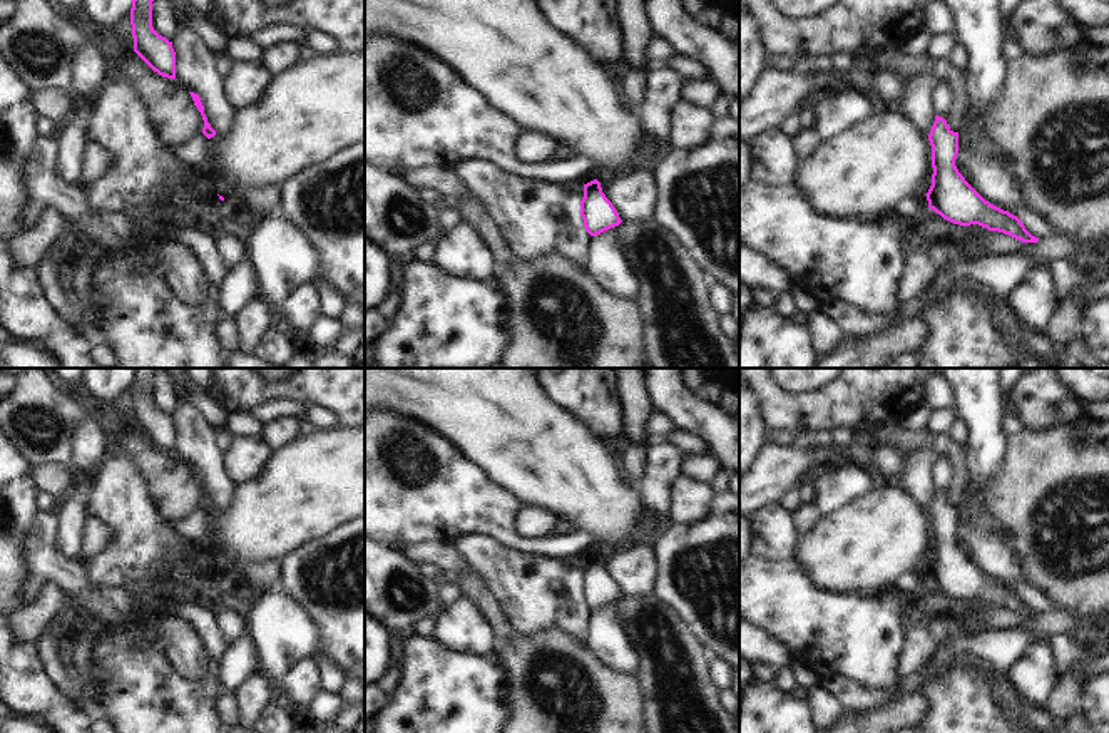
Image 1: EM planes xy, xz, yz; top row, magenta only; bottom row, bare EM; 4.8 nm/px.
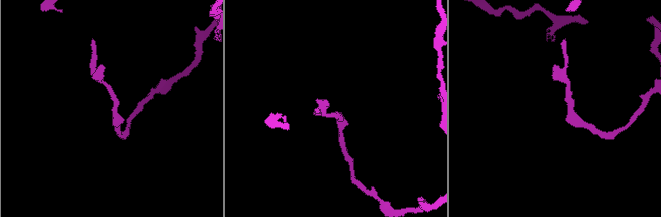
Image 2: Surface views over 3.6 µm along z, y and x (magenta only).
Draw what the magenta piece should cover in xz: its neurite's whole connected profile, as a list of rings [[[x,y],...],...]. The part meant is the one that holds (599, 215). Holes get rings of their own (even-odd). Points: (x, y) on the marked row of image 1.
[[[597,179],[584,184],[580,216],[584,219],[584,228],[590,236],[597,236],[622,223],[616,208],[602,192]]]

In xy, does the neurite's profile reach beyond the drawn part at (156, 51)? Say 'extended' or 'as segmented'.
as segmented

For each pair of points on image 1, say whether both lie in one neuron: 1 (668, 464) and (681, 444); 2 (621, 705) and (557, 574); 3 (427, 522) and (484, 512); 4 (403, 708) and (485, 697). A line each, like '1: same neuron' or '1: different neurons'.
1: different neurons
2: different neurons
3: same neuron
4: same neuron

